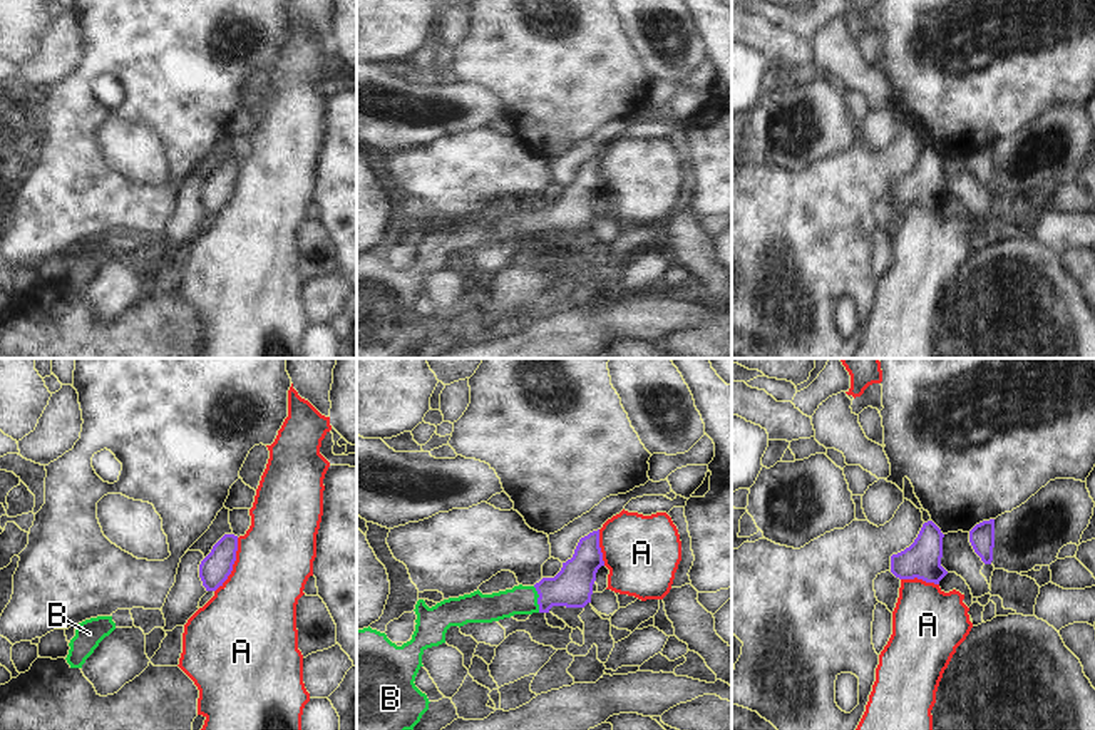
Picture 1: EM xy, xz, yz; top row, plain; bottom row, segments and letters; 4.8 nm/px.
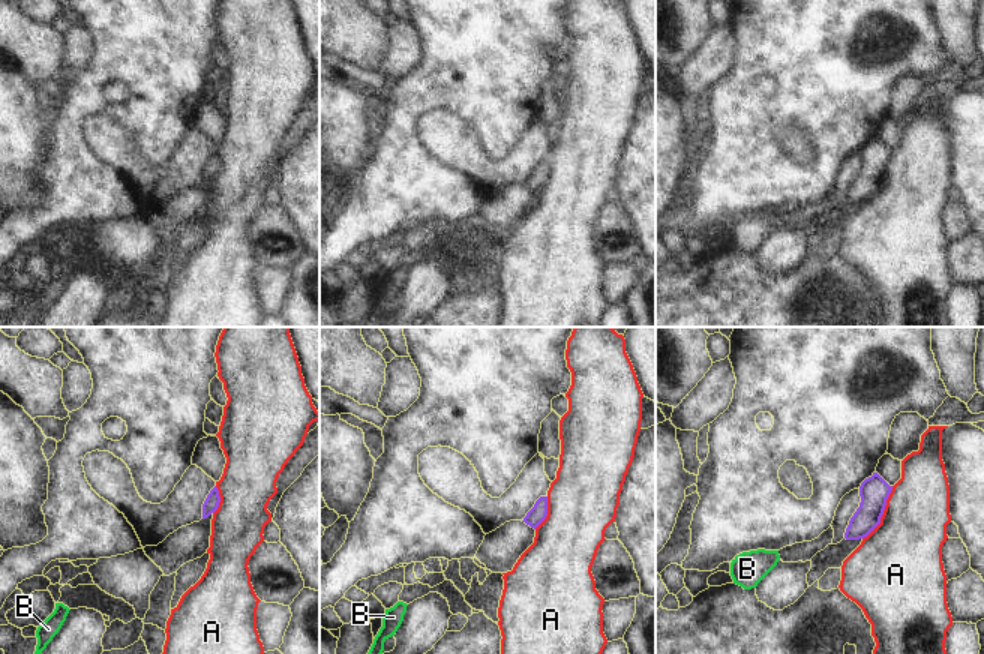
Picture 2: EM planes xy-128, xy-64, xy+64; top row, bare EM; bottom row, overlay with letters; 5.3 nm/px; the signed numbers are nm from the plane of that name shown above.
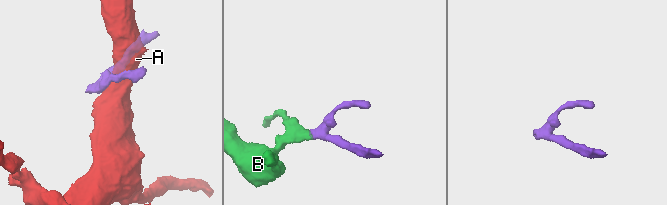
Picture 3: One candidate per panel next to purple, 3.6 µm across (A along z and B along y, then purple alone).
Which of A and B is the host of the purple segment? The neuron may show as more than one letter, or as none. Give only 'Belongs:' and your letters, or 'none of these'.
Belongs: B

